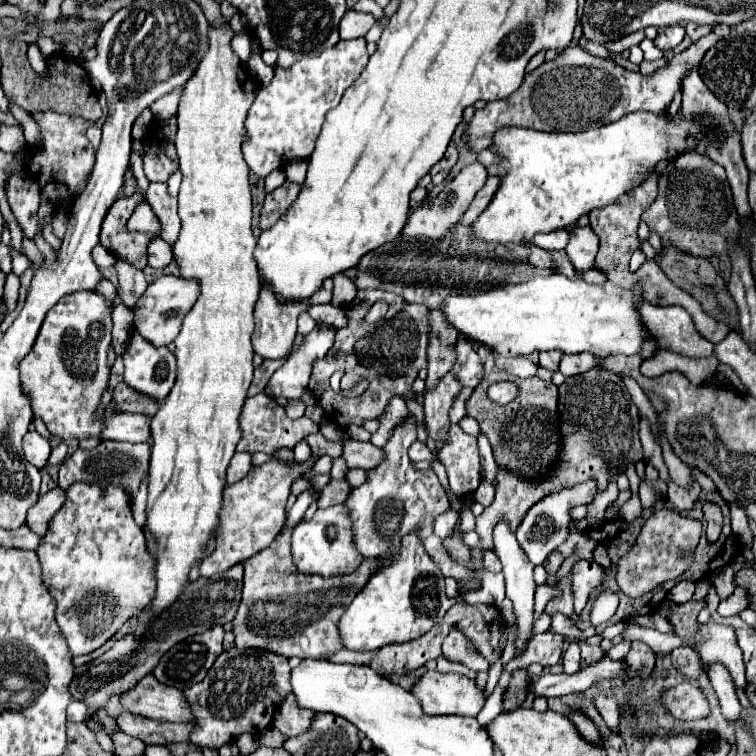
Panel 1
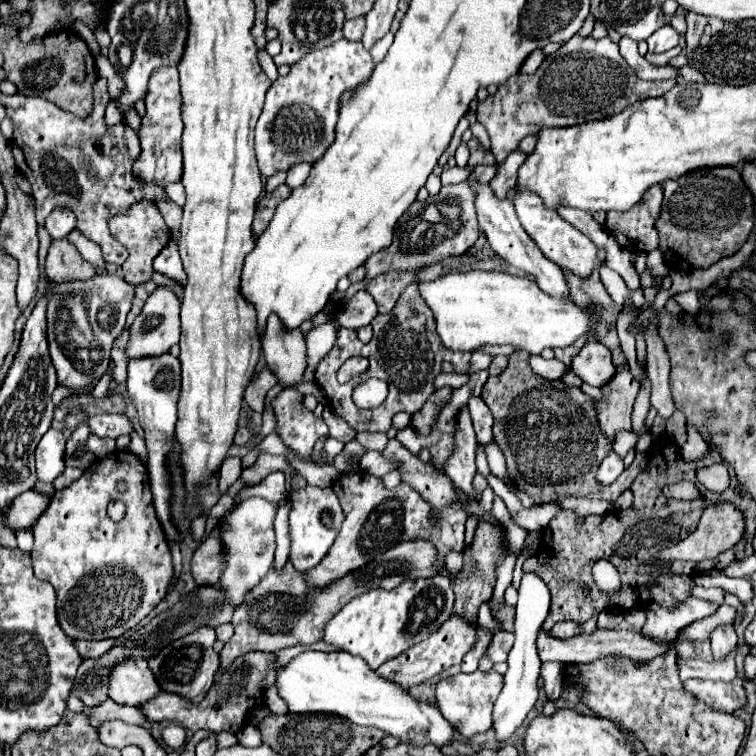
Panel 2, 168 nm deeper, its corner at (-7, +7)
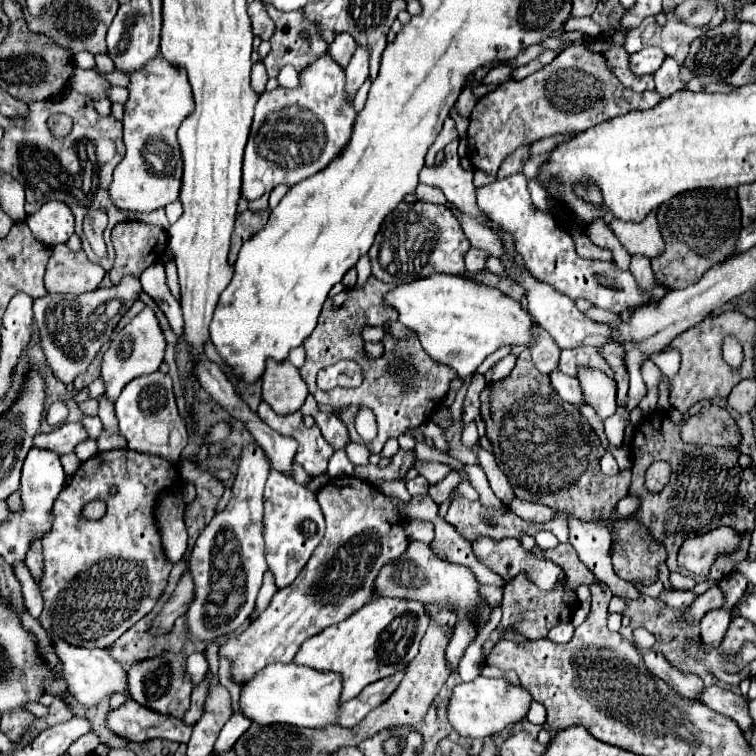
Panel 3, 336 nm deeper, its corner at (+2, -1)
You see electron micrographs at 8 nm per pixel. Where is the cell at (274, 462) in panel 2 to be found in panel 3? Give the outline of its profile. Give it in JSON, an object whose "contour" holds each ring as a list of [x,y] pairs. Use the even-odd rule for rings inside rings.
{"contour":[[[180,462],[180,476],[184,482],[190,482],[196,486],[196,500],[186,506],[184,510],[184,522],[188,530],[188,554],[200,534],[200,530],[212,520],[214,508],[224,492],[224,484],[216,480],[208,470],[202,470],[198,462]]]}

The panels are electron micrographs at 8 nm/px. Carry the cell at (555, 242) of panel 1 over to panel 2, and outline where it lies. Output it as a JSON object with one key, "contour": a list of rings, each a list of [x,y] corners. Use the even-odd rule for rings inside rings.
{"contour":[[[523,192],[523,194],[513,194],[513,204],[515,204],[515,212],[525,228],[525,232],[537,242],[537,246],[541,248],[541,252],[553,260],[559,268],[571,270],[577,276],[589,276],[595,268],[599,268],[599,260],[597,260],[597,248],[595,244],[581,234],[577,228],[573,228],[569,222],[565,222],[557,212],[551,212],[547,208],[543,208],[543,202],[539,200],[539,196],[531,194],[531,192]]]}

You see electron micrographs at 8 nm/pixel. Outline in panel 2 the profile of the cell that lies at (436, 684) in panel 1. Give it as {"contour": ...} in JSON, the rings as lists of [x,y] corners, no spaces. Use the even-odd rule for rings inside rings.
{"contour":[[[475,670],[471,674],[457,674],[457,676],[447,676],[439,680],[435,688],[435,704],[439,706],[441,714],[447,716],[447,720],[459,720],[459,728],[463,728],[463,738],[471,738],[479,732],[487,732],[491,728],[491,710],[493,704],[501,692],[503,686],[503,676],[495,670],[481,672]]]}

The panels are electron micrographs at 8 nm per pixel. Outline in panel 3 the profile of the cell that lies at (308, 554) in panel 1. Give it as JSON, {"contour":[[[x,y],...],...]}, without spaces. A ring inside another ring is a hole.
{"contour":[[[270,472],[264,490],[264,554],[268,570],[274,574],[276,588],[286,588],[306,566],[314,548],[324,536],[324,516],[316,496],[280,472]]]}

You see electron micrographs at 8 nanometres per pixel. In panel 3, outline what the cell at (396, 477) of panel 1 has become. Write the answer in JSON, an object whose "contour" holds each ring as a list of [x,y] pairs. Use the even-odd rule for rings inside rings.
{"contour":[[[334,478],[318,492],[318,504],[326,518],[326,534],[310,556],[294,584],[278,590],[258,620],[220,646],[220,658],[230,660],[230,676],[242,684],[272,662],[292,662],[296,650],[314,634],[358,612],[374,598],[374,582],[384,564],[406,552],[404,522],[394,502],[372,484],[356,478]]]}

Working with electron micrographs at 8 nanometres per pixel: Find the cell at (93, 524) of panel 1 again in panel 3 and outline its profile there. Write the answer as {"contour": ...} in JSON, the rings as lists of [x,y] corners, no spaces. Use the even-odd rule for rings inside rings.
{"contour":[[[128,448],[98,452],[96,456],[80,464],[78,472],[72,476],[72,482],[60,492],[58,500],[54,502],[52,532],[50,536],[46,536],[46,540],[42,540],[44,576],[40,582],[40,592],[44,598],[44,610],[40,614],[40,624],[46,632],[72,646],[108,648],[154,608],[166,588],[166,580],[172,570],[172,562],[162,550],[154,508],[164,492],[180,486],[182,478],[178,474],[178,466],[170,464],[164,458],[140,454]],[[110,486],[118,486],[118,494],[110,496]],[[96,498],[102,498],[108,504],[106,514],[100,520],[82,520],[82,506]]]}

